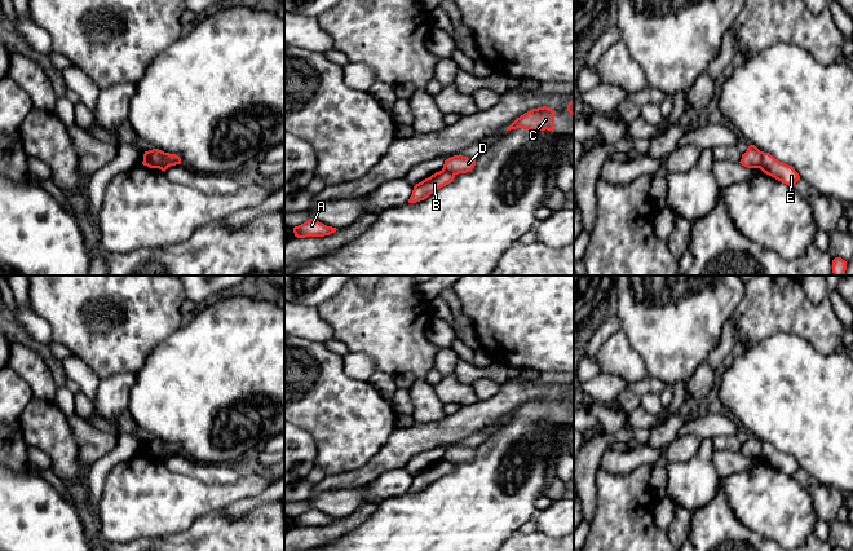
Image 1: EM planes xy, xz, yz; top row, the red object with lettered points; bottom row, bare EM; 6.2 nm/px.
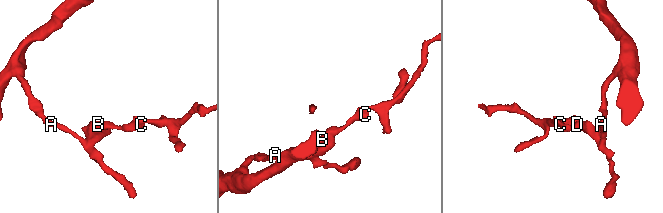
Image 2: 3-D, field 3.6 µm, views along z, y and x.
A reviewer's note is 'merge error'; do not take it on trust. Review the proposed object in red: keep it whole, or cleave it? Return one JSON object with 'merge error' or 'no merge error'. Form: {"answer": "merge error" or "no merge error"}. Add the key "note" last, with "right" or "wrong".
{"answer": "merge error", "note": "right"}

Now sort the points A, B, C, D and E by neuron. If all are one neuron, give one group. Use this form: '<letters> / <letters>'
A B E / C D

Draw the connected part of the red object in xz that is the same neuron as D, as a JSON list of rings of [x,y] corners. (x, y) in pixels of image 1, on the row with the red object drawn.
[[[454,155],[445,160],[442,169],[454,175],[459,175],[472,171],[474,166],[476,166],[476,158]]]

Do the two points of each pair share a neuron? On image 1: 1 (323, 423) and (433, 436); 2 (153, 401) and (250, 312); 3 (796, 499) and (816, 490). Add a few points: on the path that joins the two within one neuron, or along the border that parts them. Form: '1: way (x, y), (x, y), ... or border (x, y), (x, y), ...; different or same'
1: border (398, 427), (375, 455); different
2: way (177, 384), (225, 336); same
3: border (805, 489), (810, 506), (820, 519); different

